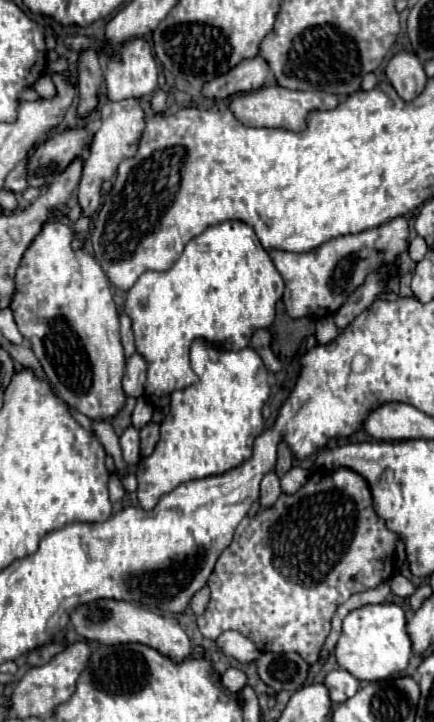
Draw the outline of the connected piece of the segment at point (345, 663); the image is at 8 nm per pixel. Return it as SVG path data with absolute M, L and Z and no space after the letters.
M395 603L367 605L343 619L343 633L335 645L335 659L341 669L359 681L381 681L399 675L411 659L411 641L405 631L405 613Z

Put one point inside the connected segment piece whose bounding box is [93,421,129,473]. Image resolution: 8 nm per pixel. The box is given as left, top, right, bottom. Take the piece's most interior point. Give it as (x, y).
(103, 431)

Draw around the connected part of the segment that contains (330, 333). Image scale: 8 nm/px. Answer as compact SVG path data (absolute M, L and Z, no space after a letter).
M323 317L317 321L317 339L319 343L331 343L339 335L337 325L333 323L333 317Z

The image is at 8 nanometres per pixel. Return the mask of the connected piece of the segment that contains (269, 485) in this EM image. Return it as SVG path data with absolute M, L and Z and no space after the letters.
M271 471L271 473L265 475L263 481L261 481L261 499L259 499L261 509L269 509L269 507L273 507L273 505L277 503L279 495L281 495L279 479L277 479L277 475Z

